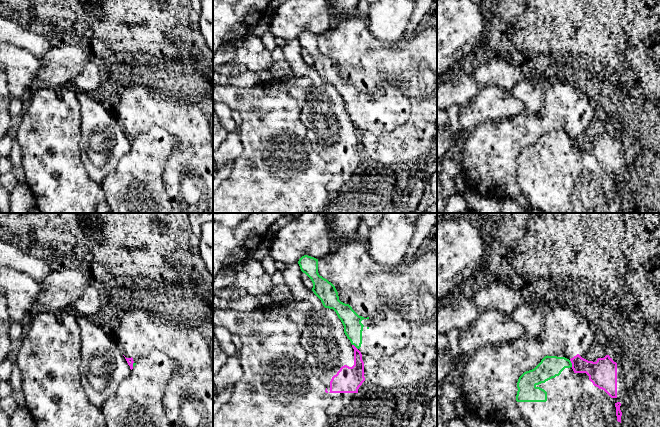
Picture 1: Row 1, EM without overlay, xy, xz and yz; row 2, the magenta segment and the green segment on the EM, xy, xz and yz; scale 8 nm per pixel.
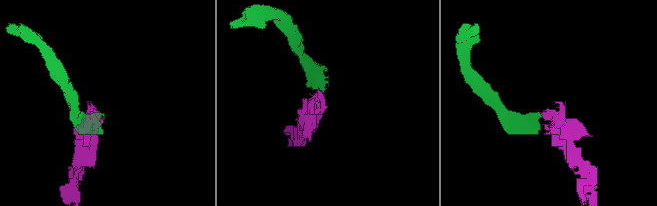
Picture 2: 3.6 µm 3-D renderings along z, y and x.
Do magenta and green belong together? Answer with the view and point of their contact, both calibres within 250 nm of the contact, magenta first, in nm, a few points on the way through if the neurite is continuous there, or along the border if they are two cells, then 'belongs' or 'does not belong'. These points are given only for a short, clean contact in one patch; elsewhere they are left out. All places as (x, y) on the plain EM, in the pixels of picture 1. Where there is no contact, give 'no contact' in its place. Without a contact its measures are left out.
yz (571, 138) | 200/180 nm | along yz (569, 136), (572, 142) | does not belong

